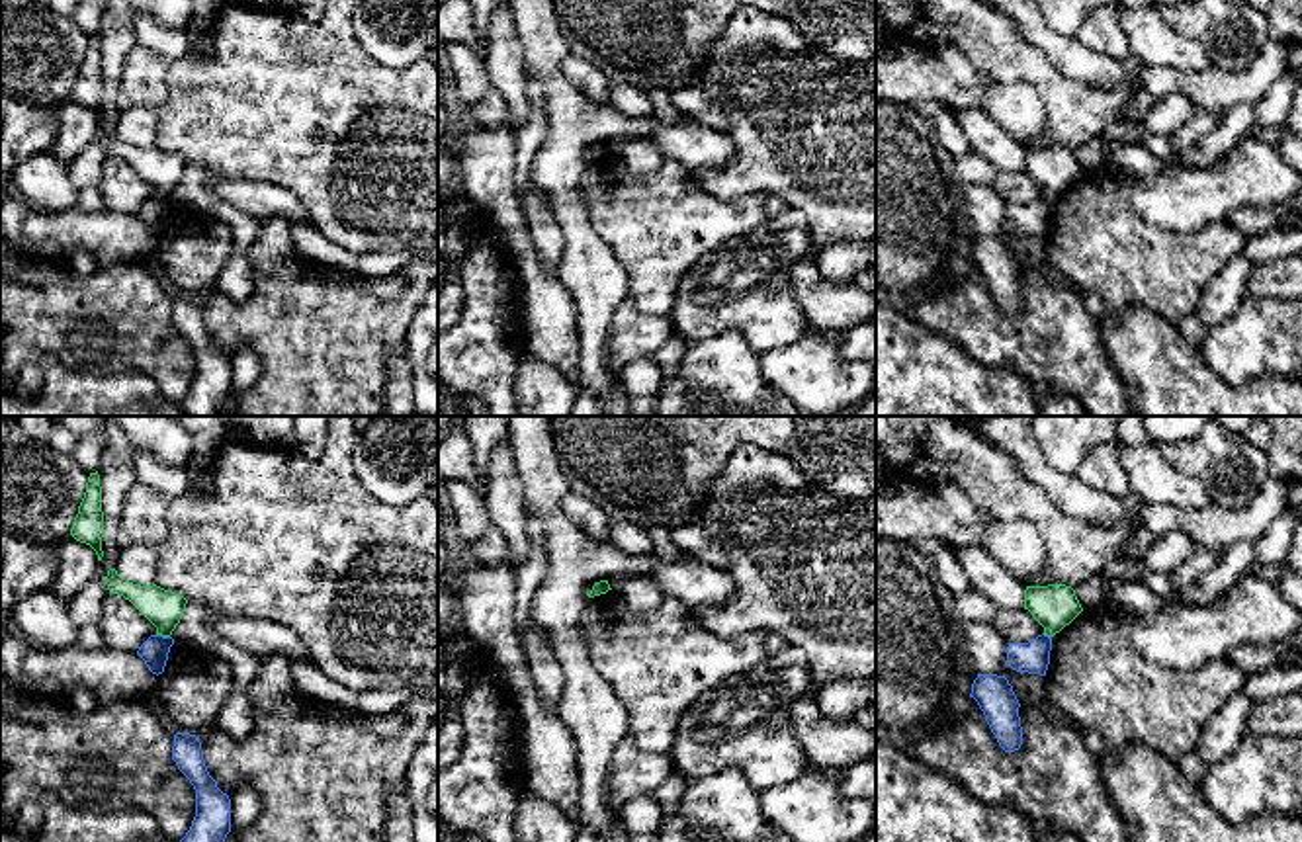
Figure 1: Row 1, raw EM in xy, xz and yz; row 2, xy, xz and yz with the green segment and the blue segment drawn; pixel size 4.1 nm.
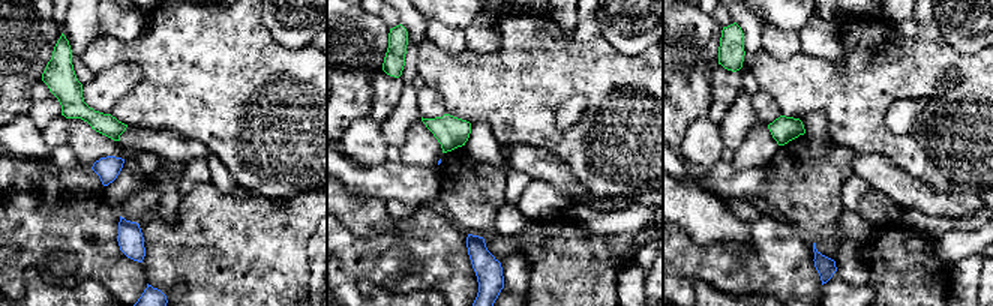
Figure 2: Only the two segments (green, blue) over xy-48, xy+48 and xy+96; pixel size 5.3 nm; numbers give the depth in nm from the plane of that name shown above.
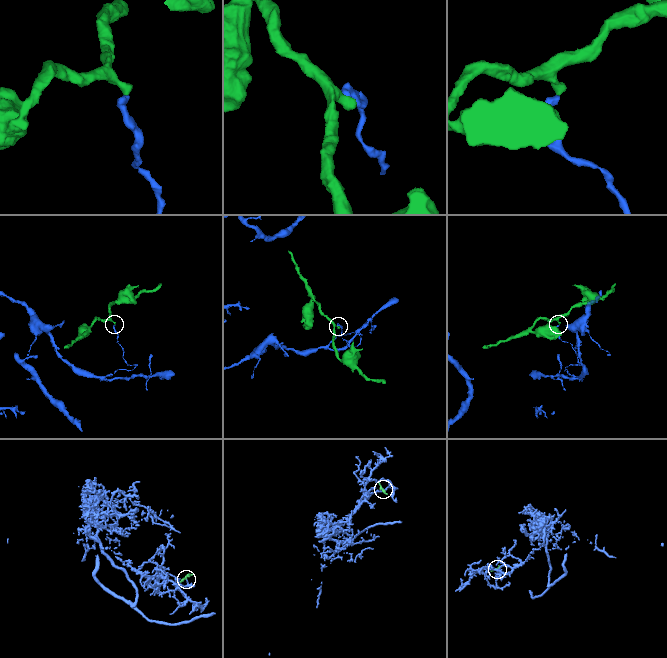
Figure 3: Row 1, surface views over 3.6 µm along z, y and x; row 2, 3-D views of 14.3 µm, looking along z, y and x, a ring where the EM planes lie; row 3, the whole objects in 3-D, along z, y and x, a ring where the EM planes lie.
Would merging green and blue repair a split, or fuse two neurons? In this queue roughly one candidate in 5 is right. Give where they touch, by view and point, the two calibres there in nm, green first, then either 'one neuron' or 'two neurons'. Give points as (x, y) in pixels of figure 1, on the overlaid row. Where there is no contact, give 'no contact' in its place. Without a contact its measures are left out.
contact xy (163, 635); calibres 160 and 110 nm; two neurons

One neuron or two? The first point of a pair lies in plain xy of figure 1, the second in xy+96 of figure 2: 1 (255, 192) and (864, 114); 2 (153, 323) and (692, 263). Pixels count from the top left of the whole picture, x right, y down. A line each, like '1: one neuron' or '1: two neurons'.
1: two neurons
2: one neuron

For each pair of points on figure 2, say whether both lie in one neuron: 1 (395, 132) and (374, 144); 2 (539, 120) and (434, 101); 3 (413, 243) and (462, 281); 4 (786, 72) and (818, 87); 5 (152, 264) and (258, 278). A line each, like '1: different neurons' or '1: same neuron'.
1: different neurons
2: different neurons
3: same neuron
4: same neuron
5: same neuron

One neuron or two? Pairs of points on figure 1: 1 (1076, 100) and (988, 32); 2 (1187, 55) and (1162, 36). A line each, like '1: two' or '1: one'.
1: one
2: one

